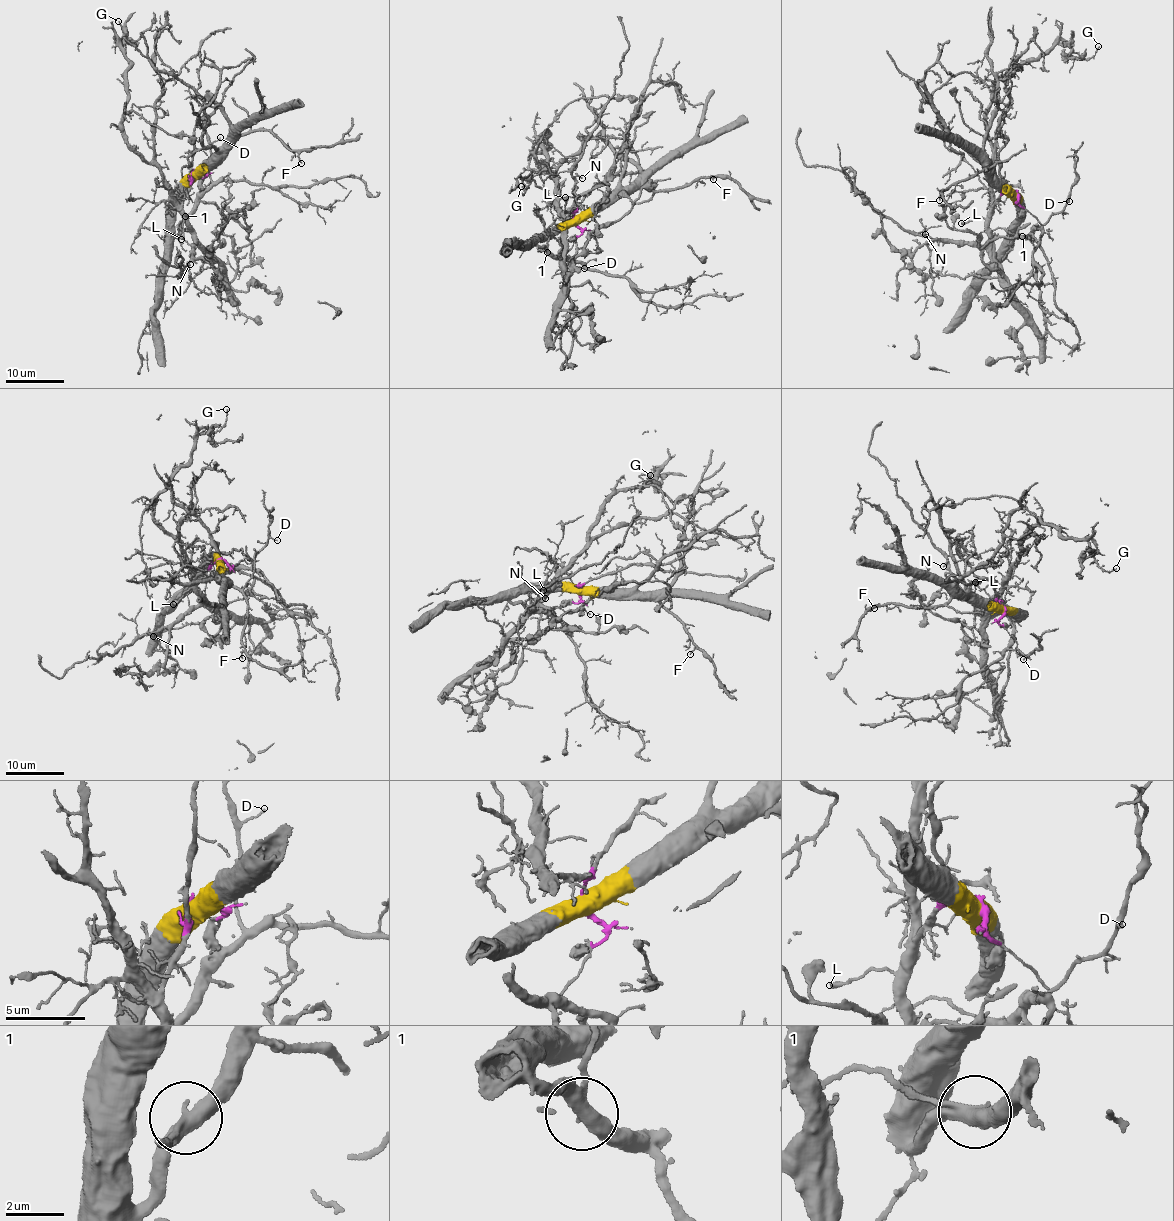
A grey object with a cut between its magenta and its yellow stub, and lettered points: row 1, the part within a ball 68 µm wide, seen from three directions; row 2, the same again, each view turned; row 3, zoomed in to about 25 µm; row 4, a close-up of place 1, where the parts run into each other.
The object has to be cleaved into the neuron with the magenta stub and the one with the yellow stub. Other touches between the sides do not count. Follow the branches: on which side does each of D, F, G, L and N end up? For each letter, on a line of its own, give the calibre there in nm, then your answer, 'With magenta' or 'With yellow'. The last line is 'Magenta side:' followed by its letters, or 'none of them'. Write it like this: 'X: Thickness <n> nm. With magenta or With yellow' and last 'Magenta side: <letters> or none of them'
D: Thickness 120 nm. With yellow
F: Thickness 120 nm. With yellow
G: Thickness 140 nm. With magenta
L: Thickness 400 nm. With magenta
N: Thickness 90 nm. With magenta
Magenta side: G, L, N

